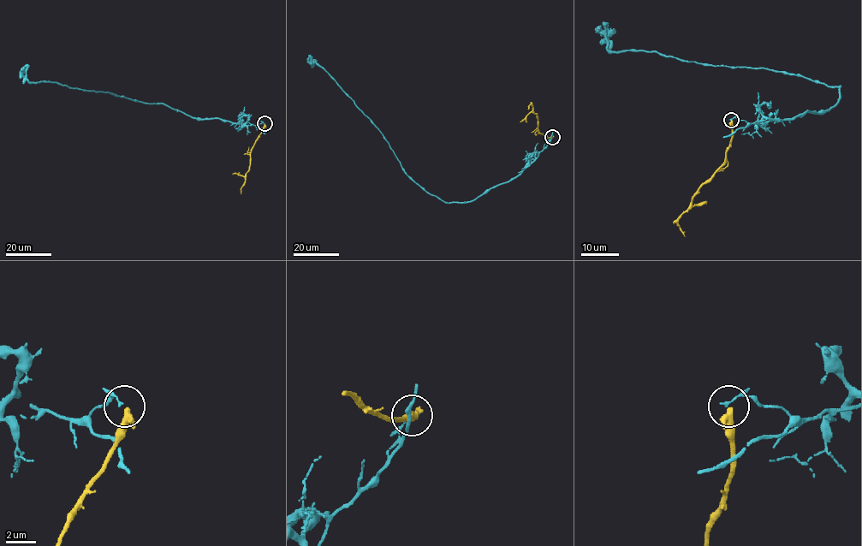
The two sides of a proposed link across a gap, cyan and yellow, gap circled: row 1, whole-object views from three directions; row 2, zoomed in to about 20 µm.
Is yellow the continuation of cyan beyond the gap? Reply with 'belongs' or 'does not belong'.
does not belong

